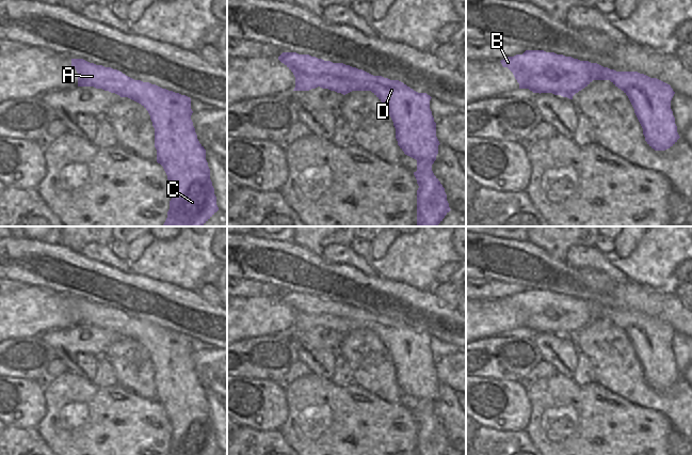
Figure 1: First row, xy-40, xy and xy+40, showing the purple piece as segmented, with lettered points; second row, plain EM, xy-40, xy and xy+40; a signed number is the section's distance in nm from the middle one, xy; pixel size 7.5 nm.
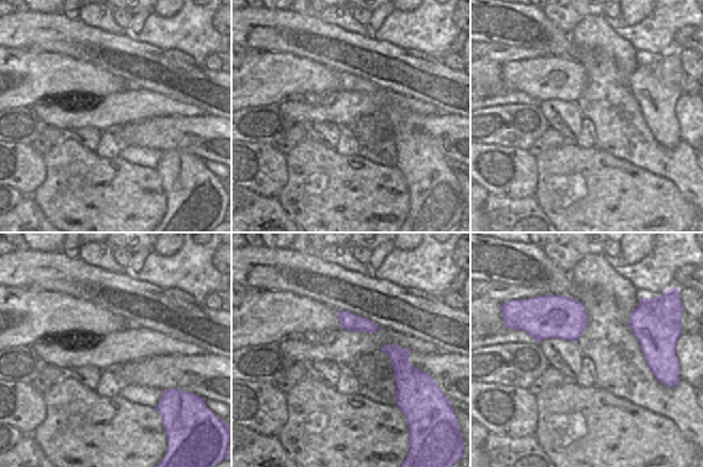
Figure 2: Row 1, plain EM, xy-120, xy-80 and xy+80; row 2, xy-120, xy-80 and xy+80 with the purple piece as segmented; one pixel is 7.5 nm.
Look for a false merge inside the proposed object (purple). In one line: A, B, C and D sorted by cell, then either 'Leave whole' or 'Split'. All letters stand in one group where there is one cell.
Groups: A B C D. Leave whole

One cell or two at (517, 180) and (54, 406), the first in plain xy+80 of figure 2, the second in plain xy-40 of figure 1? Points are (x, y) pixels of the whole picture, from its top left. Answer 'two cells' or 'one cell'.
two cells

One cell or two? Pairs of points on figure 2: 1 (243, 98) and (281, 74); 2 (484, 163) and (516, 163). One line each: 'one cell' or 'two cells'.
1: one cell
2: one cell

